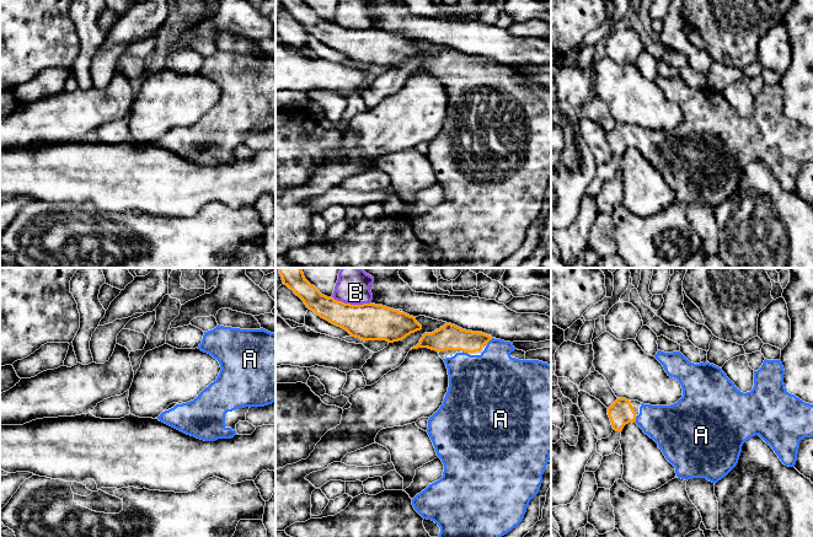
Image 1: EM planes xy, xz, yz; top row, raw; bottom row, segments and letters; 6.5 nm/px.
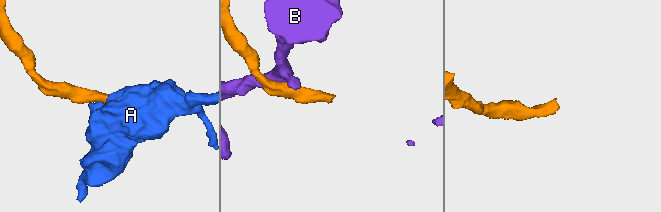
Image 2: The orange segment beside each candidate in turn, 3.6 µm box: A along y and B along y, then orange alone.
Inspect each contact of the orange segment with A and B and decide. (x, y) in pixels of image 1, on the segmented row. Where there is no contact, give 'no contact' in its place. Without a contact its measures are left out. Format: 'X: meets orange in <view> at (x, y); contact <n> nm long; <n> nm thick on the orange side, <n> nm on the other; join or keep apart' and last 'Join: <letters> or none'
A: meets orange in yz at (635, 419); contact 50 nm long; 160 nm thick on the orange side, 280 nm on the other; join
B: meets orange in xz at (352, 305); contact 260 nm long; 240 nm thick on the orange side, 220 nm on the other; keep apart
Join: A

